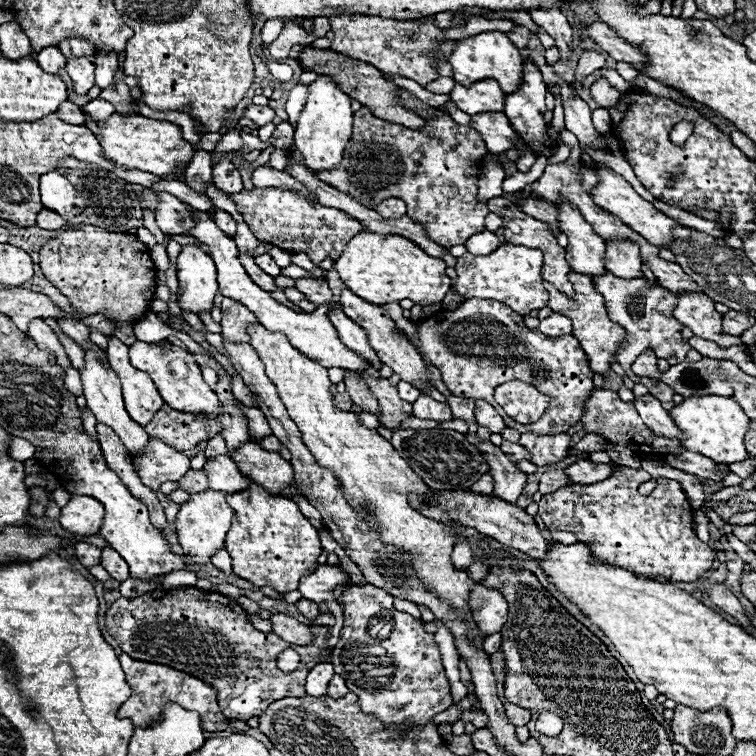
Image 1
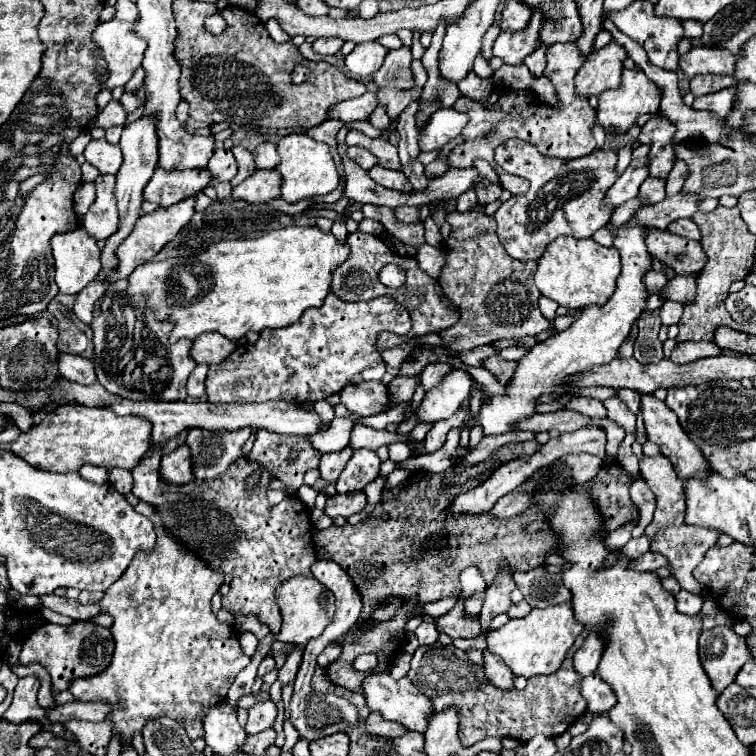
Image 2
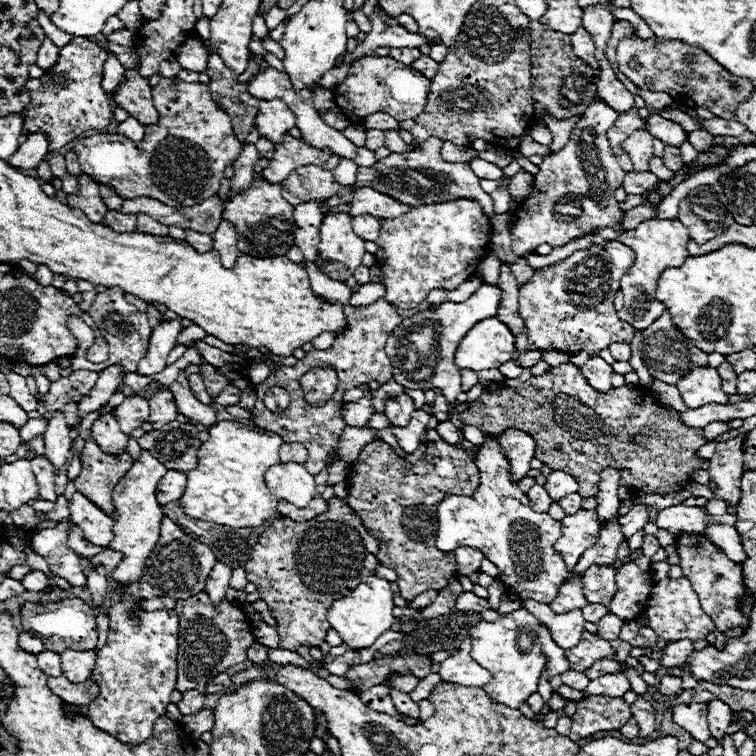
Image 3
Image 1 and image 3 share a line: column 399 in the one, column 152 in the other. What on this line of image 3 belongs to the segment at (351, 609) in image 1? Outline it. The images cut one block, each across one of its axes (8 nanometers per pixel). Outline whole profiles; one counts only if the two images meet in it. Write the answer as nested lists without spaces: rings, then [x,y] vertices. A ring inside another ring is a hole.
[[[118,586],[110,592],[110,632],[108,642],[96,652],[96,666],[92,678],[100,686],[98,698],[88,706],[88,716],[100,730],[112,734],[116,740],[126,744],[140,744],[152,736],[152,722],[166,712],[170,694],[176,690],[176,654],[178,654],[178,616],[174,610],[146,612],[140,608],[140,600],[128,596]]]

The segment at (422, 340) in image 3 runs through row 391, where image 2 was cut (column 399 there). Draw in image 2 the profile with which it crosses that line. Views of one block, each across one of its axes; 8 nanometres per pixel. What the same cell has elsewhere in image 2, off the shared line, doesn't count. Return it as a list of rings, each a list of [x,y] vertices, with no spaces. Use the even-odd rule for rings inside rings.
[[[394,442],[388,446],[388,450],[390,450],[390,460],[394,460],[394,462],[402,462],[412,456],[410,442]]]

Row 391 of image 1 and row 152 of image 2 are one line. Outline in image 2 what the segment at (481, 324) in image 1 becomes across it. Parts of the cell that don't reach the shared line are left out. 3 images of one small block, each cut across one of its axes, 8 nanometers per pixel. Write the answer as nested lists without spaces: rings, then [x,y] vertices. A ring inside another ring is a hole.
[[[552,44],[546,52],[546,68],[544,76],[554,84],[556,94],[558,94],[558,106],[544,104],[536,92],[532,90],[514,90],[508,86],[498,86],[492,90],[492,94],[484,102],[476,102],[472,98],[460,96],[454,104],[458,112],[468,114],[468,124],[462,130],[464,142],[458,144],[450,154],[448,154],[448,168],[472,168],[474,160],[482,158],[488,160],[490,166],[498,172],[500,184],[510,192],[510,194],[524,194],[530,188],[530,182],[518,176],[506,174],[494,160],[494,150],[496,146],[504,144],[510,138],[520,138],[534,148],[538,148],[540,154],[544,156],[554,156],[562,160],[572,160],[572,158],[582,158],[592,154],[596,148],[596,140],[592,136],[592,126],[596,122],[596,112],[590,108],[588,100],[582,96],[576,96],[576,86],[574,78],[580,66],[584,64],[586,56],[576,48],[576,44]]]

